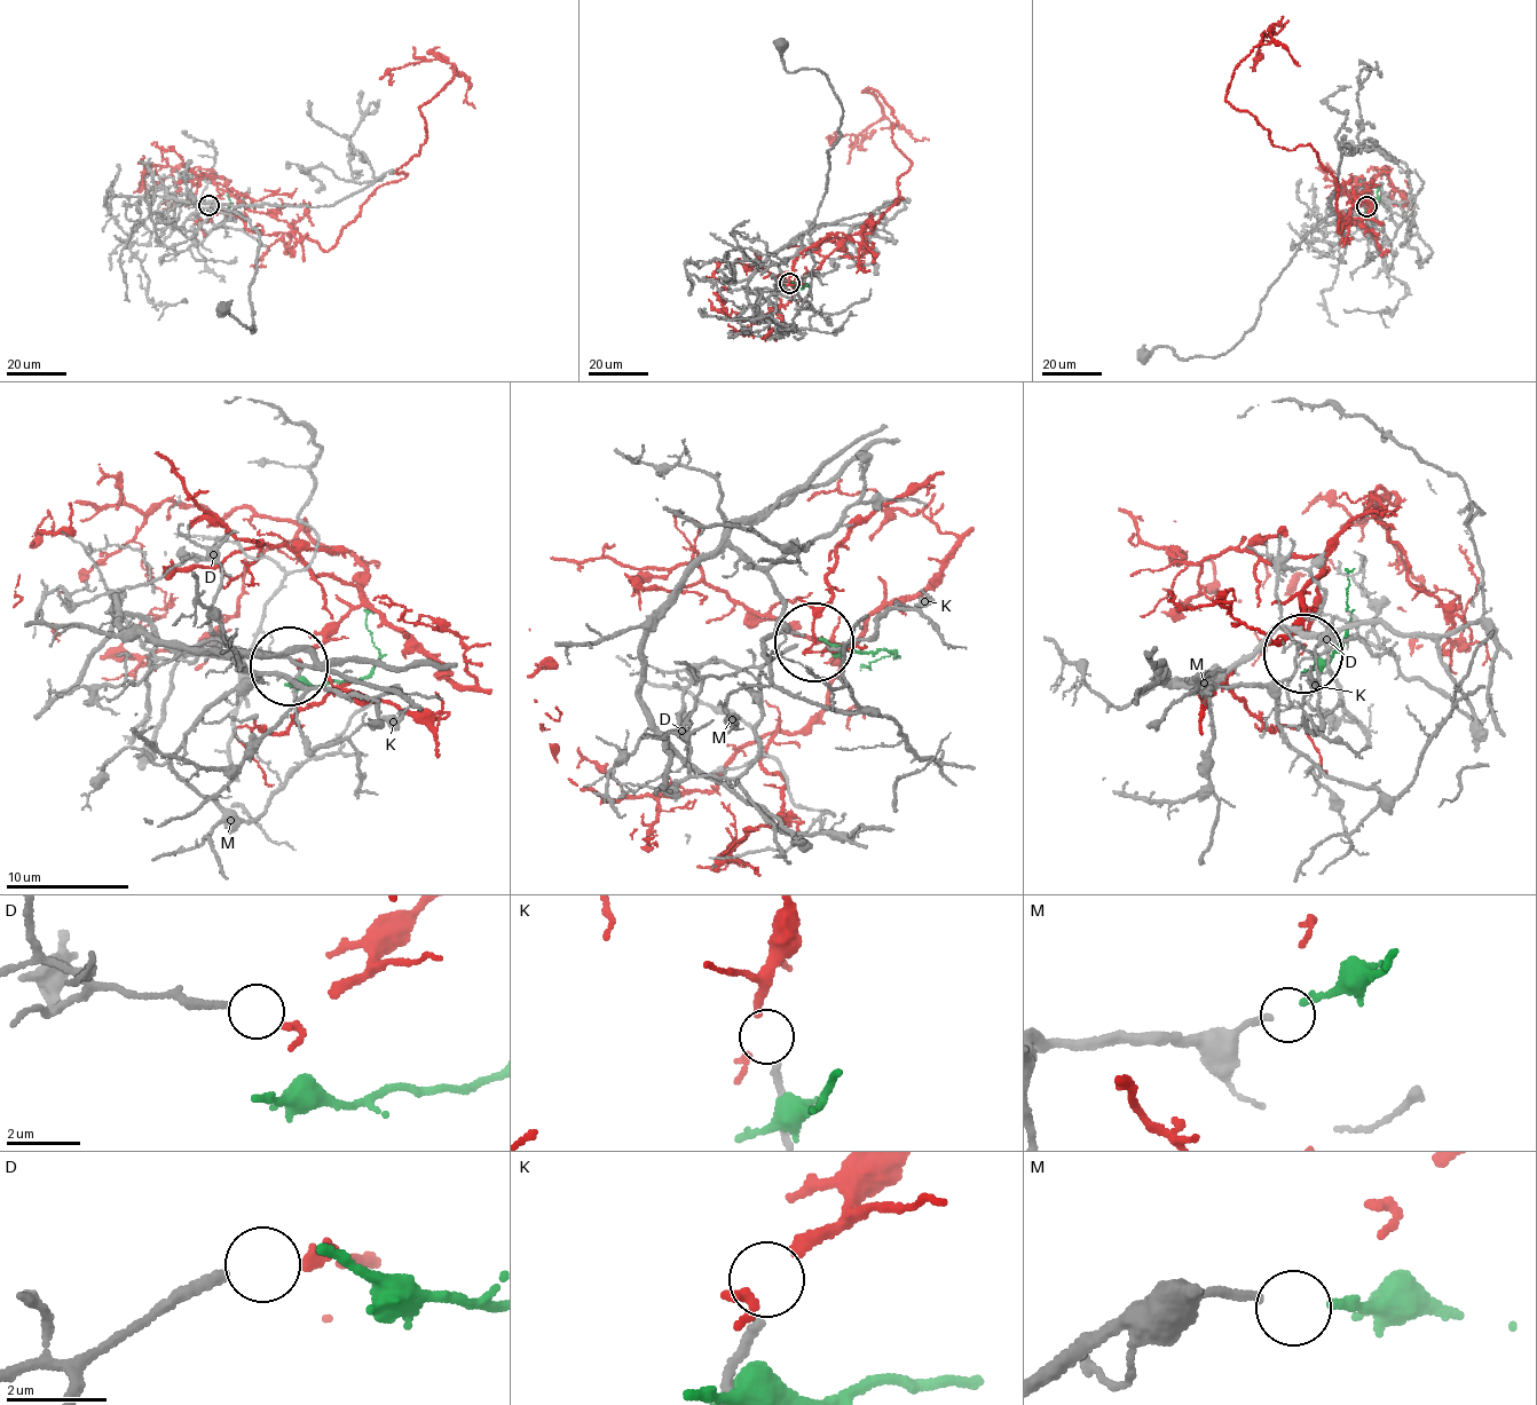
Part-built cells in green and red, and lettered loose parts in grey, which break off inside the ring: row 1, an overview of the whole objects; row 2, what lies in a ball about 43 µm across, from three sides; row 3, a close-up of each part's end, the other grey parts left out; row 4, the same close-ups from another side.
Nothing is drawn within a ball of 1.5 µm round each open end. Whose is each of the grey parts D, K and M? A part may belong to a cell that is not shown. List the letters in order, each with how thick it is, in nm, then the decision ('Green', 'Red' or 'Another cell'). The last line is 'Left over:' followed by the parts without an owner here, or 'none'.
D: Thickness 220 nm. Red
K: Thickness 200 nm. Another cell
M: Thickness 150 nm. Green
Left over: K

